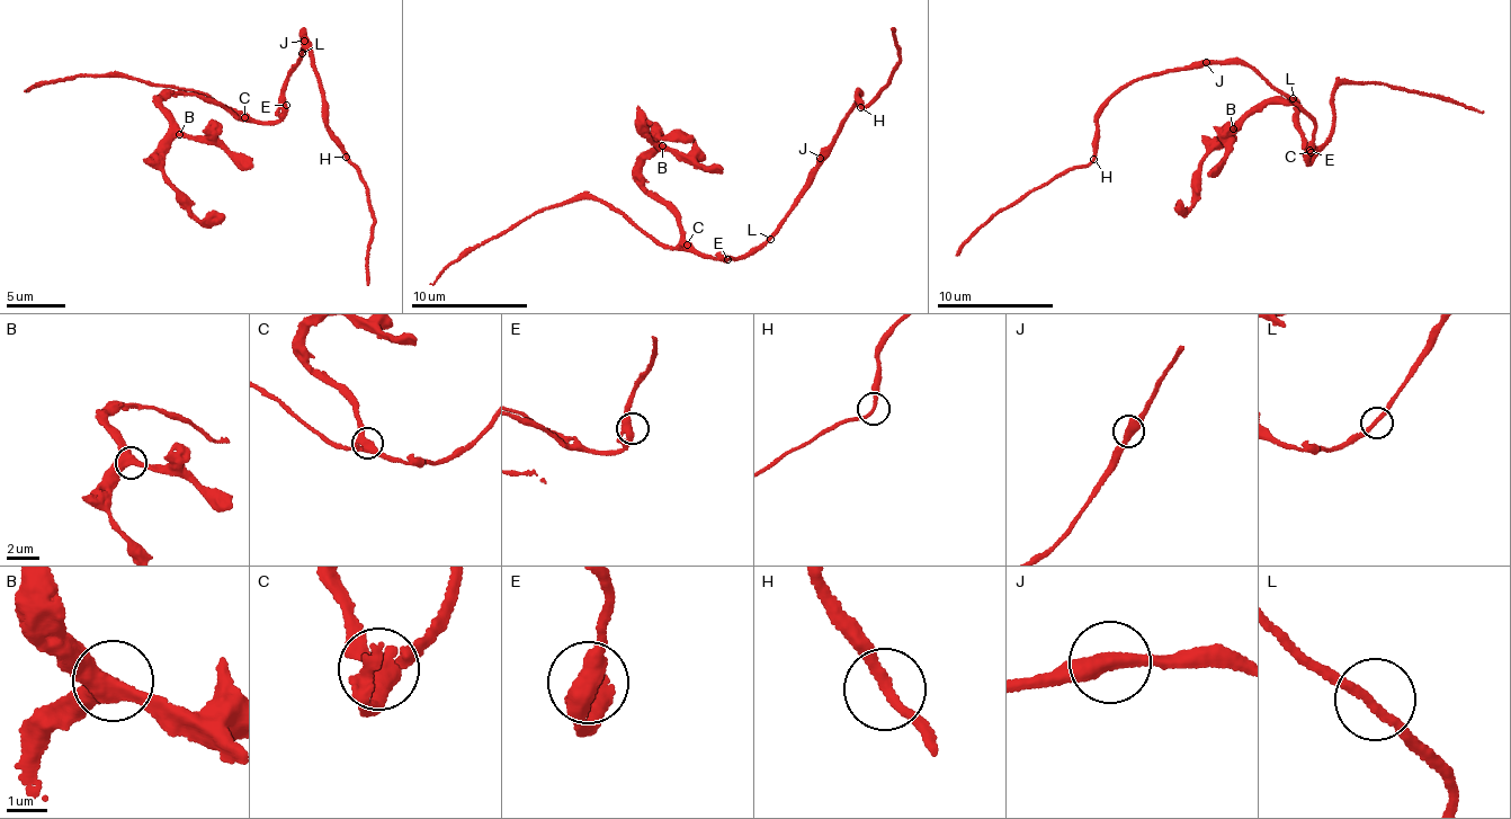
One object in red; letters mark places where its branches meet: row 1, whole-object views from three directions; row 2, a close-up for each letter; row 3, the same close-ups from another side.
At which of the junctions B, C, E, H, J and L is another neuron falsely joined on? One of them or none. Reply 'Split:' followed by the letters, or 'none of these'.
Split: none of these

